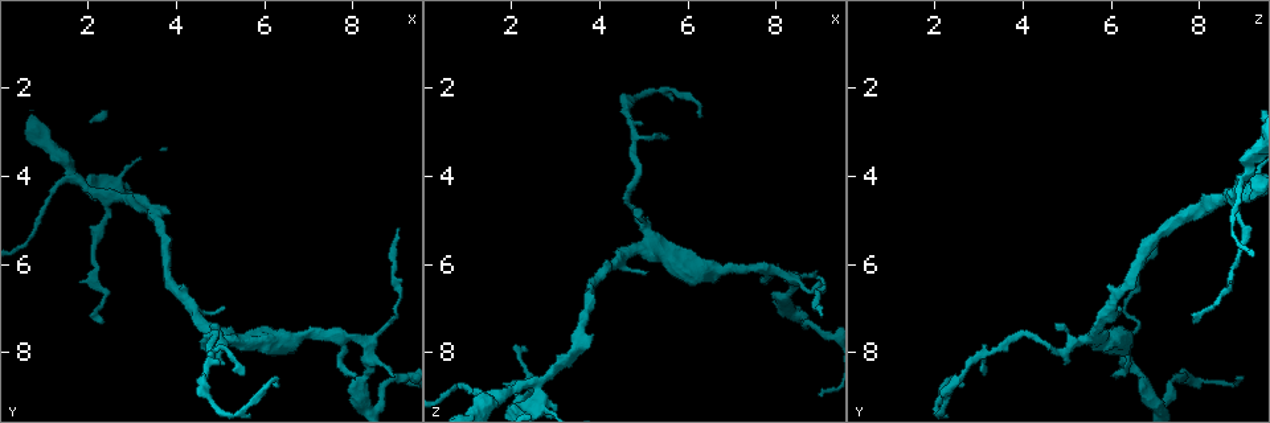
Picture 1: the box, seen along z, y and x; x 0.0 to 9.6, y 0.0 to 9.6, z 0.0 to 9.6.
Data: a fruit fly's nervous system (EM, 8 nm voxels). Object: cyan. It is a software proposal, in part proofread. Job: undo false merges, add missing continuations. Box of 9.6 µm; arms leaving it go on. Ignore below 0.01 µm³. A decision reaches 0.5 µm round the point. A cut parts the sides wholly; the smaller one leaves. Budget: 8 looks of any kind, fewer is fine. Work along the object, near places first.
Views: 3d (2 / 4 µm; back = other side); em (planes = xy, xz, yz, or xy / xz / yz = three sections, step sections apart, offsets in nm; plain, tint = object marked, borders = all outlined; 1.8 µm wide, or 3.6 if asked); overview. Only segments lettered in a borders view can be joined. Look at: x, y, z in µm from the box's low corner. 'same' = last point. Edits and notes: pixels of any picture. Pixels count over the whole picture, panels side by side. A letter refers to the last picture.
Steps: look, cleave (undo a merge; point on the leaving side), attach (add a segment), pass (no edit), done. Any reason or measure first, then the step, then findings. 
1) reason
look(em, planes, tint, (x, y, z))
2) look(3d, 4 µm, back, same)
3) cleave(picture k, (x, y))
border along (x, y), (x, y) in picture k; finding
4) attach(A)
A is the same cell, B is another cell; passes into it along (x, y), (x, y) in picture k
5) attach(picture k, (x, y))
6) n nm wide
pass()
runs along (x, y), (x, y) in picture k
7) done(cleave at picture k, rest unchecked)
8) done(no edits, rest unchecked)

end of a long branch
look(3d, 2 µm, (8.95, 8.60, 8.95))

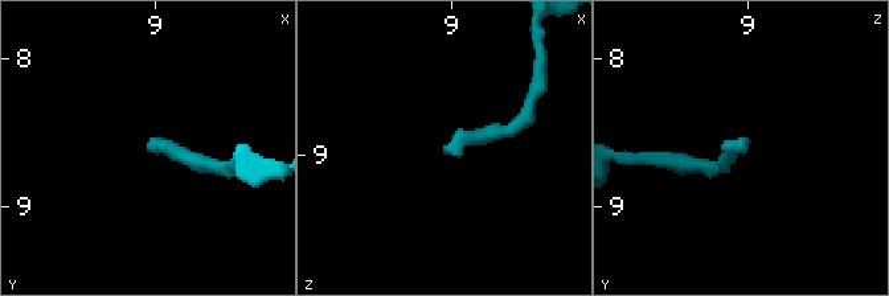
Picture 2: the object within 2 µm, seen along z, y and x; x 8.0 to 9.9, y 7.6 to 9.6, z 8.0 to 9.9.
look(em, yz, step 16, borders, (8.94, 8.60, 8.96))

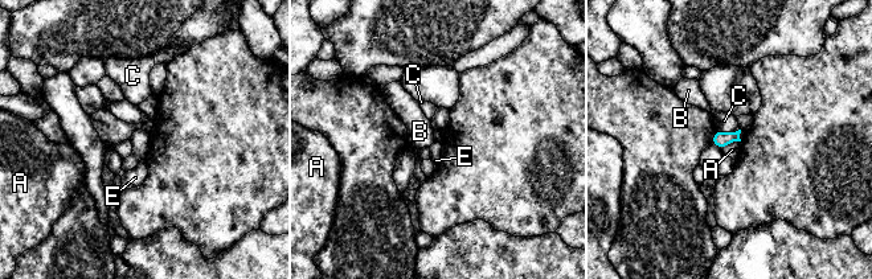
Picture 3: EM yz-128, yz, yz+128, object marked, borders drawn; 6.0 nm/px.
look(em, xy, step 8, borders, same)

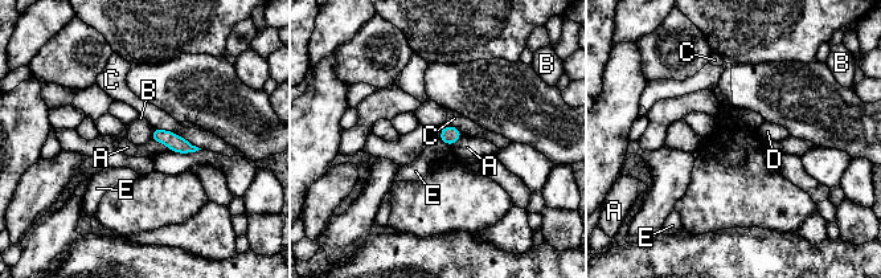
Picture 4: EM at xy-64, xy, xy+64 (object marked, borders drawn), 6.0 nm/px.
90 nm wide; C touches over 320 nm
pass()
A, B, C, D and E are other cells; none of them fits

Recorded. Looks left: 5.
an open end
look(3d, 4 µm, (8.95, 8.60, 6.20))

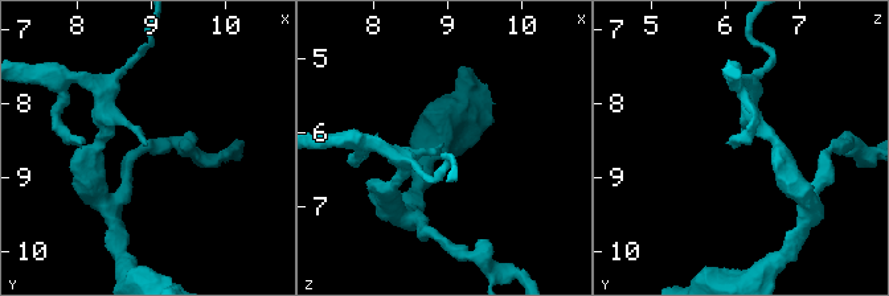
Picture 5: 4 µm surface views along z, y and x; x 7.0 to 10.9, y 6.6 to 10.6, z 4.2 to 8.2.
look(em, xz, step 16, plain, (8.95, 8.55, 6.15))

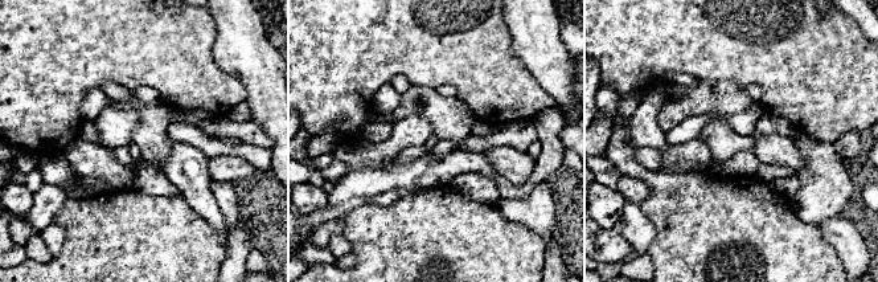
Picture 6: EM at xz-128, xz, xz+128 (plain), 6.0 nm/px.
what lies round it
look(em, xz, step 16, borders, same)

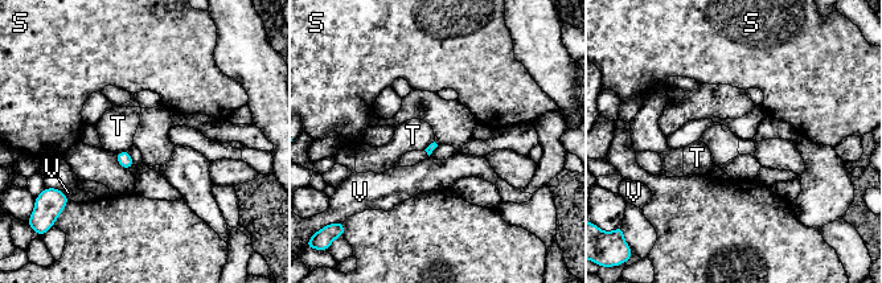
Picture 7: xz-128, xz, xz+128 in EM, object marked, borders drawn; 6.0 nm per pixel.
pass()
S, T and V are other cells; border along (128, 150), (120, 150), (115, 154) in picture 7; no lettered segment goes on from it

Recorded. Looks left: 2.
calibre changes
look(em, xy, step 4, tint, (2.60, 4.45, 8.75))

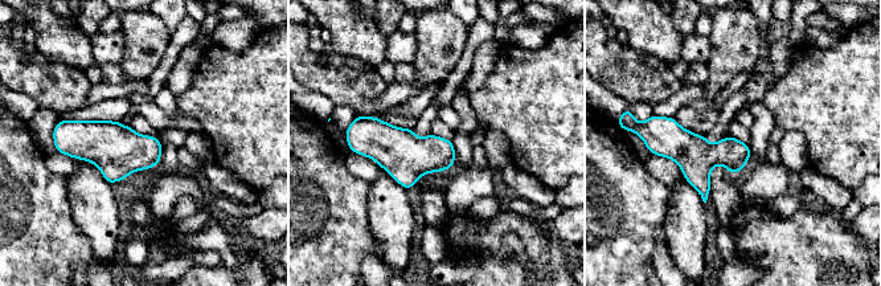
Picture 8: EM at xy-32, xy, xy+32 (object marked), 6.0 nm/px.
another direction
look(em, planes, borders, same)

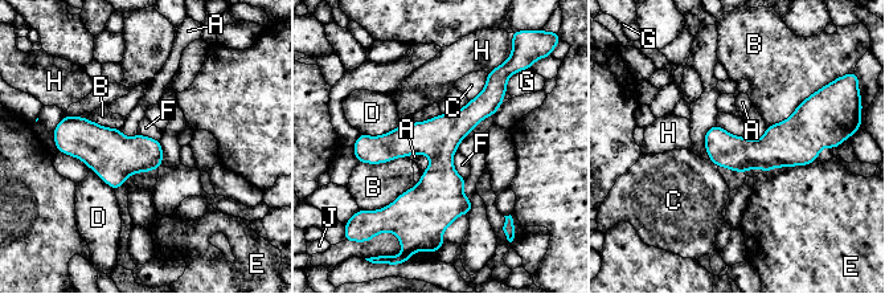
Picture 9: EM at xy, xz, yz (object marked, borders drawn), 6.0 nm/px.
220 nm wide
pass()
A, B, C, D, E, F, G, H and J are other cells; border along (457, 150), (453, 166), (466, 180) in picture 9; continuous, no second neuron

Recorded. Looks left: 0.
done(no edits, rest unchecked)

